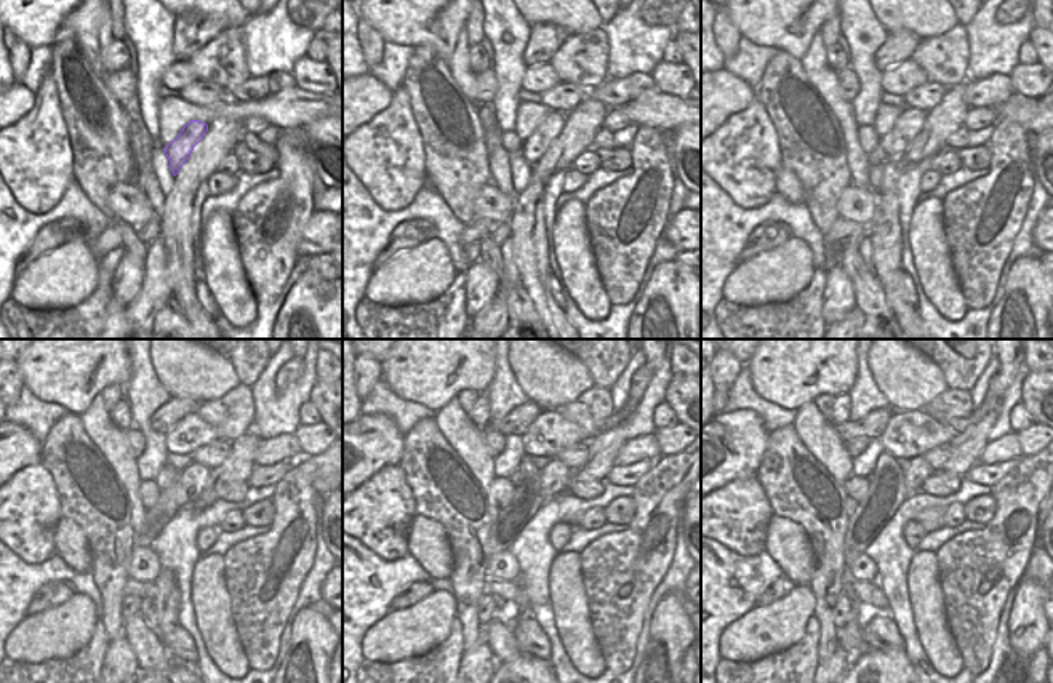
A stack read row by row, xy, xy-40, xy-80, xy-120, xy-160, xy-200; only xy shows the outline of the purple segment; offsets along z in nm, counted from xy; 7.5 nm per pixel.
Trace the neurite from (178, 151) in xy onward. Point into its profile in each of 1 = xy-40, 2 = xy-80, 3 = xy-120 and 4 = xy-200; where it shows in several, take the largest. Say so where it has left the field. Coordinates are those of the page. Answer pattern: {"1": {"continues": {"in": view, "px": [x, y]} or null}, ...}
{"1": {"continues": {"in": "xy-40", "px": [535, 147]}}, "2": {"continues": {"in": "xy-80", "px": [909, 123]}}, "3": {"continues": {"in": "xy-120", "px": [189, 485]}}, "4": {"continues": {"in": "xy-200", "px": [919, 469]}}}

